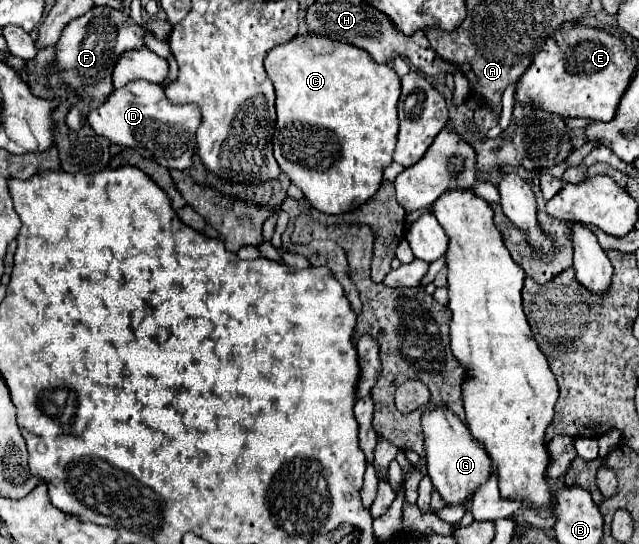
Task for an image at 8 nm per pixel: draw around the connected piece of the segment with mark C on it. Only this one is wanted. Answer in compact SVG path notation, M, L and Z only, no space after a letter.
M297 35L295 39L291 39L285 45L273 47L269 51L269 55L265 57L265 71L269 75L269 79L273 81L275 93L277 93L277 123L275 123L275 133L273 133L273 151L275 151L275 159L281 167L281 171L291 179L293 185L297 185L305 199L309 201L309 205L321 213L327 215L339 215L351 209L361 207L363 203L367 203L379 189L381 181L383 181L383 169L387 165L393 163L393 151L395 151L395 143L397 143L397 131L399 131L399 123L397 123L397 101L399 101L399 93L401 93L401 83L397 73L393 71L393 67L389 65L379 65L375 63L365 51L353 47L353 45L345 45L345 43L337 43L331 41L327 37L317 37L317 35Z

